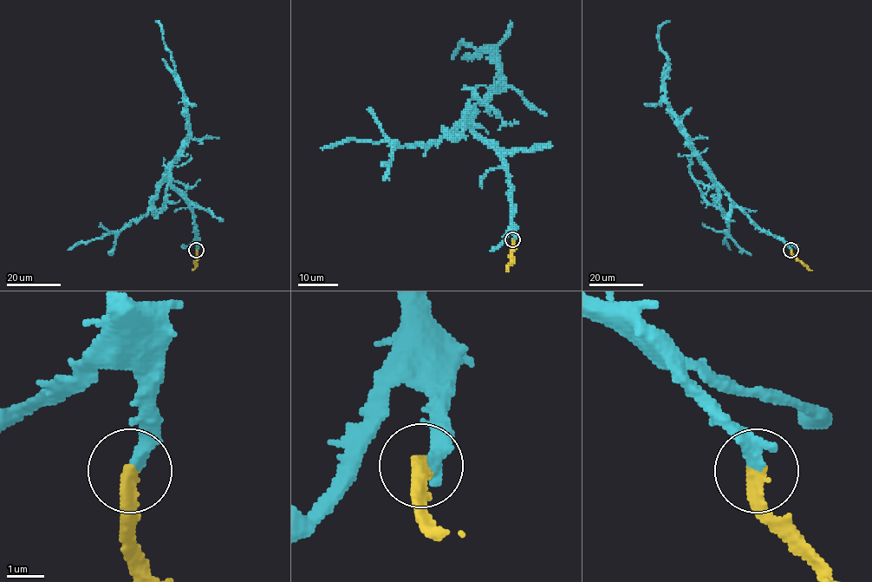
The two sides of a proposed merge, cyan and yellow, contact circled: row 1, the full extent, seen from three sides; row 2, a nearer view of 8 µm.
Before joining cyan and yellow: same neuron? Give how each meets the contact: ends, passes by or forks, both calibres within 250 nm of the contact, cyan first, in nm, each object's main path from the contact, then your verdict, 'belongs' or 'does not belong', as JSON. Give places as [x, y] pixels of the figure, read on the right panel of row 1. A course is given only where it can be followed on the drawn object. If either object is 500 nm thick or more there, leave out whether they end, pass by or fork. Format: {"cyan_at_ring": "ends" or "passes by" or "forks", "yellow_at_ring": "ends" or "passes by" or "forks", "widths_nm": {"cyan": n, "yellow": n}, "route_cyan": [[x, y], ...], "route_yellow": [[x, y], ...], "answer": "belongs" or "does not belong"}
{"cyan_at_ring": "ends", "yellow_at_ring": "ends", "widths_nm": {"cyan": 360, "yellow": 360}, "route_cyan": [[790, 250], [735, 203], [681, 131], [681, 120], [666, 96], [667, 56], [658, 42], [658, 29], [669, 21]], "route_yellow": [[790, 250], [811, 271]], "answer": "belongs"}

